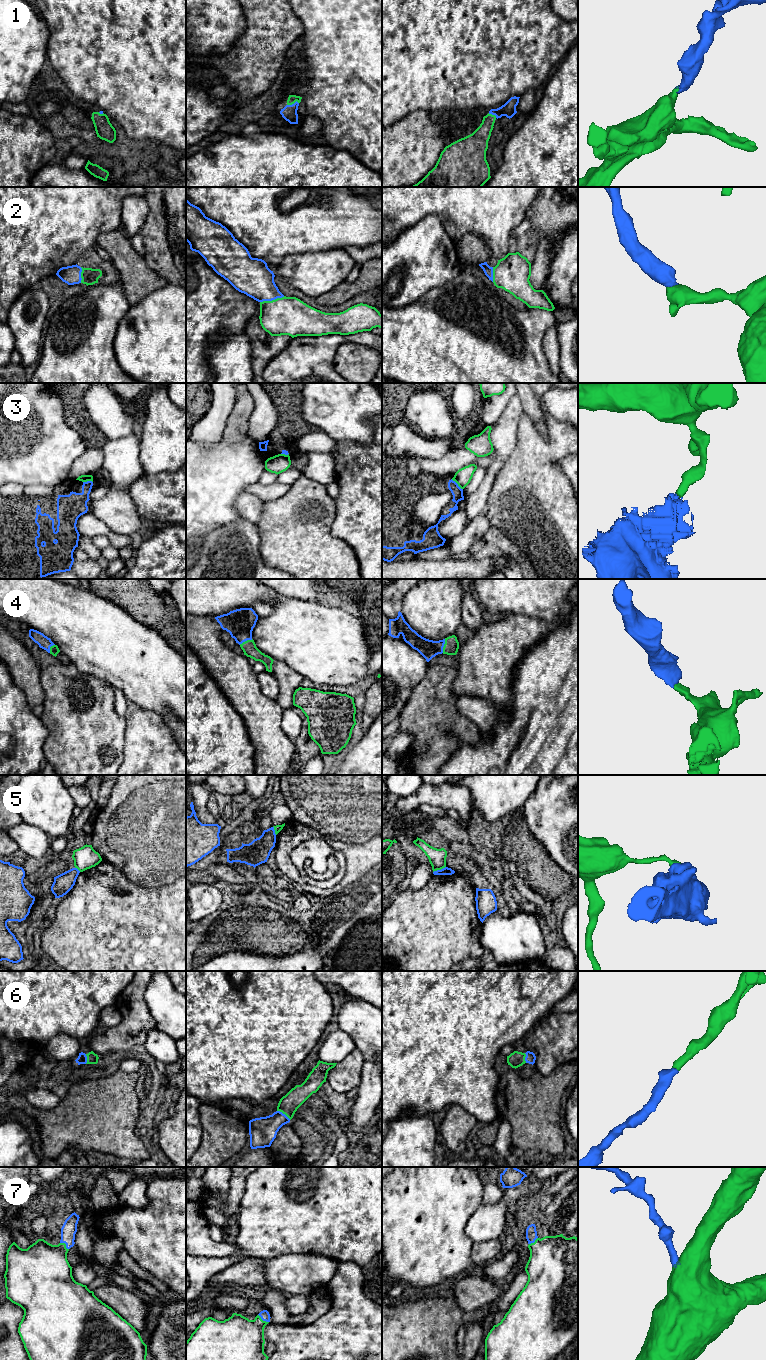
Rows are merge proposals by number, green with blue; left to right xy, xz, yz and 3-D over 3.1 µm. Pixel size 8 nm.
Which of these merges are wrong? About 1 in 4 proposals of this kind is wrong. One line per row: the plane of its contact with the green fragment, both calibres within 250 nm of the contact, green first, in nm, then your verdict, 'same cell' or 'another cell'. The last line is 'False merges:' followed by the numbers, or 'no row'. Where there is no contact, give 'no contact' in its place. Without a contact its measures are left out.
1: xz | 70/120 nm | same cell
2: xz | 300/300 nm | same cell
3: yz | 140/90 nm | another cell
4: yz | 120/150 nm | same cell
5: yz | 140/60 nm | another cell
6: xz | 160/220 nm | same cell
7: xy | 380/120 nm | same cell
False merges: 3, 5

